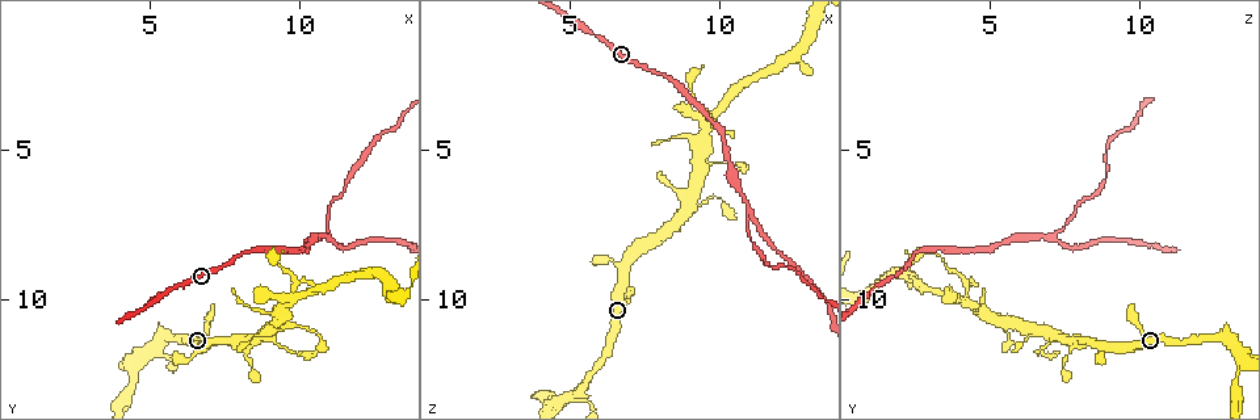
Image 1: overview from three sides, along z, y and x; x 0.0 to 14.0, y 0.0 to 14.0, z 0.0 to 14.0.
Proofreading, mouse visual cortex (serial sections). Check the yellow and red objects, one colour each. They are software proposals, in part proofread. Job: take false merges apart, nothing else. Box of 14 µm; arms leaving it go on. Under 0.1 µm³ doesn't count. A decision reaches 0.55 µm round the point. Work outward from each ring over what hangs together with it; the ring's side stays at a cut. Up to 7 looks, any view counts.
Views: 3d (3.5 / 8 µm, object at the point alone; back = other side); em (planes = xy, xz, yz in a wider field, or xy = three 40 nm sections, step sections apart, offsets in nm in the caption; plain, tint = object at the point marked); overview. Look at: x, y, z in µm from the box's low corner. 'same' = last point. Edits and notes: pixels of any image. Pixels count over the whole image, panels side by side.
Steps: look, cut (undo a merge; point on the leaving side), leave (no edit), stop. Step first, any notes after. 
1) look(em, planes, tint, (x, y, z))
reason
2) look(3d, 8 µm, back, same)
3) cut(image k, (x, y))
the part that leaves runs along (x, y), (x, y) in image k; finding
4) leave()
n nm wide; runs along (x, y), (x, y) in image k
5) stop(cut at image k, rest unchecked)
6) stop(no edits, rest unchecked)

look(3d, 8 µm, (10.9, 8.0, 7.0))

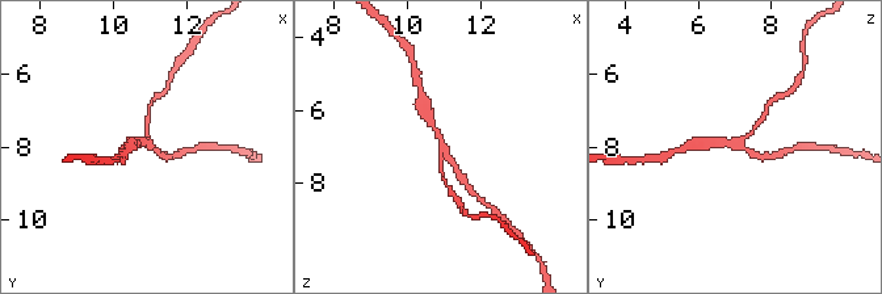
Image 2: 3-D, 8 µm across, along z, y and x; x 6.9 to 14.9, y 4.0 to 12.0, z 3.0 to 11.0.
look(3d, 3.5 µm, (10.9, 7.9, 7.1))
closer look

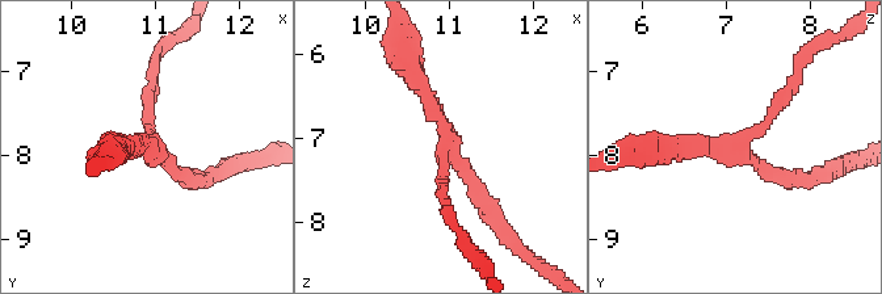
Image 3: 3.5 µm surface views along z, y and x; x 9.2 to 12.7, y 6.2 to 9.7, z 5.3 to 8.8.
look(em, xy, step 2, tint, (10.95, 7.95, 7.10))
3 arms; arms of 200, 200, 200 nm; shape alone is not enough

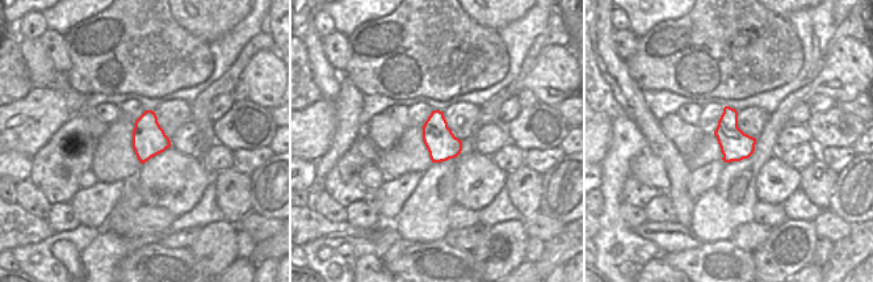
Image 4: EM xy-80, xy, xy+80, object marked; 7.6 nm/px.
leave()
240 nm wide; runs along (658, 150), (735, 150), (792, 82) in image 3; one cell here

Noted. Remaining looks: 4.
look(3d, 3.5 µm, (9.8, 10.0, 4.1))
sudden change in width

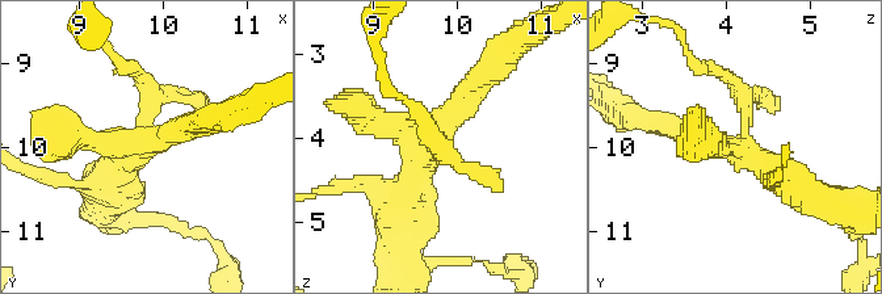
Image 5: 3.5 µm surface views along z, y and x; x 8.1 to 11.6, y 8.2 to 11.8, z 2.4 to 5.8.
leave()
arms of 200, 250, 250, 450 nm; runs along (406, 208), (410, 180), (482, 76) in image 5; one cell here

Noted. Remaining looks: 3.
look(3d, 3.5 µm, back, (5.2, 11.6, 13.1))
branch point

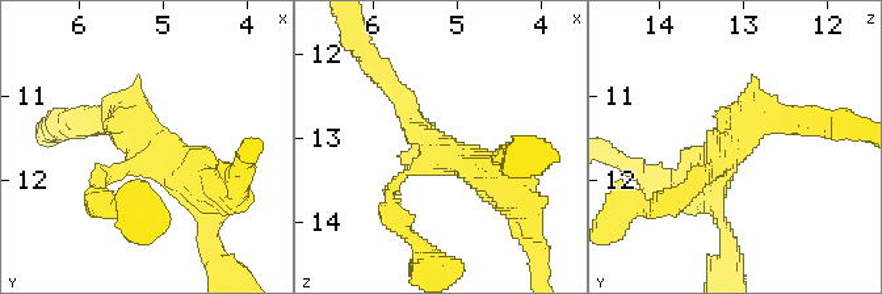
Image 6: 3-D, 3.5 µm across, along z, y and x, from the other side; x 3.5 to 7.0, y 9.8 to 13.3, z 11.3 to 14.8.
look(em, xy, step 1, tint, (5.25, 11.65, 13.10))

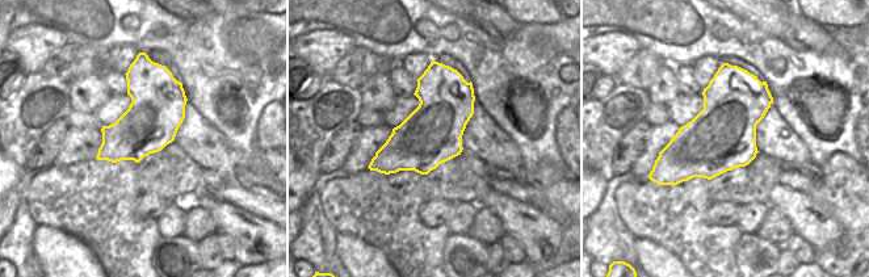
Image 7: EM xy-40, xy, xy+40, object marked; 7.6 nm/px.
look(em, xy, step 5, tint, same)
cut it another way

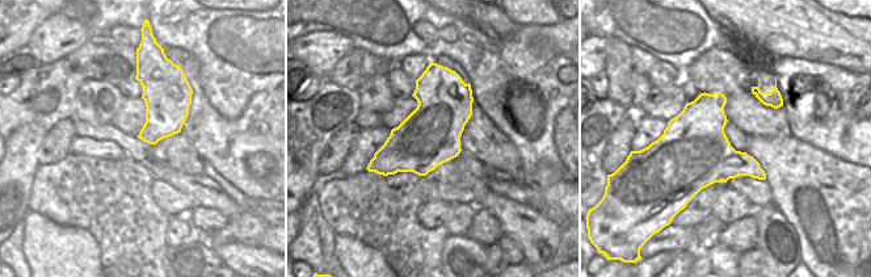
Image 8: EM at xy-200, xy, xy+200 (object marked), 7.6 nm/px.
leave()
460 nm wide; runs along (97, 122), (122, 122), (210, 202) in image 6; continuous, no second cell

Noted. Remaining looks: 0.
stop(no edits, rest unchecked)

